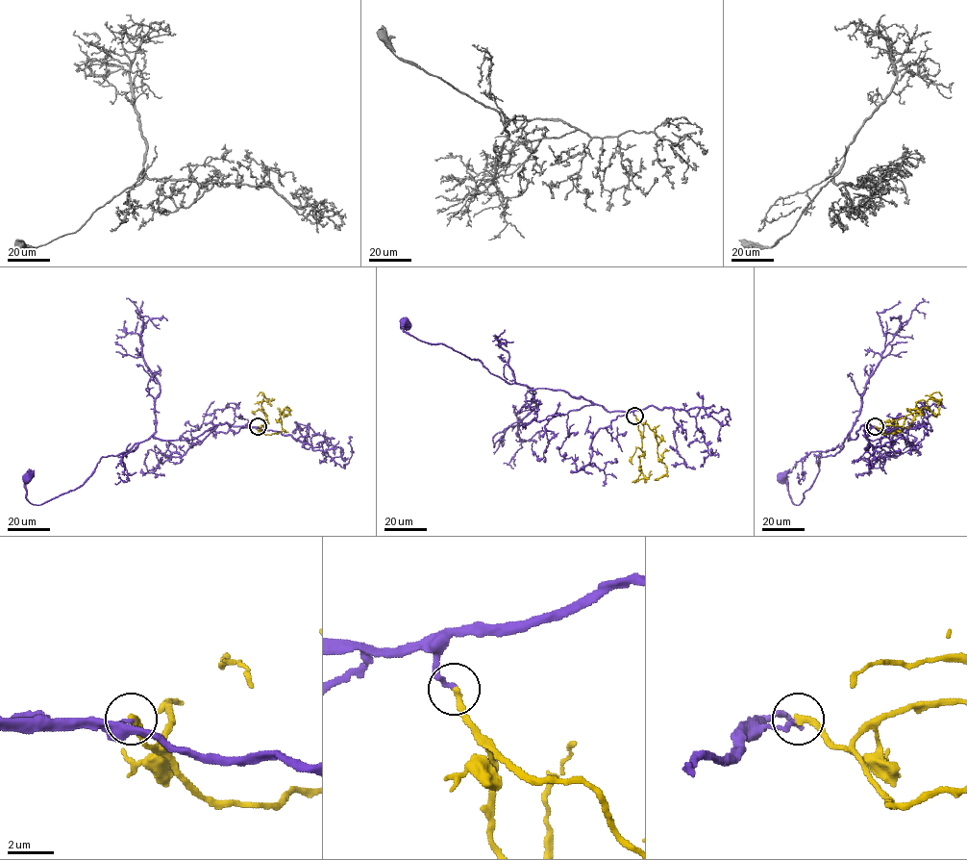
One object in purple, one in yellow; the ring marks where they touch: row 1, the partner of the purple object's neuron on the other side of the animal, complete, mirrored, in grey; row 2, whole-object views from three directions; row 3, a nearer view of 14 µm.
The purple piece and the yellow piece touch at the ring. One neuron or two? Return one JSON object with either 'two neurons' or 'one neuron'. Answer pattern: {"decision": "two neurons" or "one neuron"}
{"decision": "one neuron"}

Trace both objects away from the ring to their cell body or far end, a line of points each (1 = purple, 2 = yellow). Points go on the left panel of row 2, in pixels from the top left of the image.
1: (258, 426), (226, 422), (187, 440), (153, 434), (101, 458), (82, 485), (39, 505), (26, 497), (28, 476)
2: (258, 426), (264, 434), (283, 431), (280, 413), (287, 407), (289, 409), (283, 415), (278, 407)

